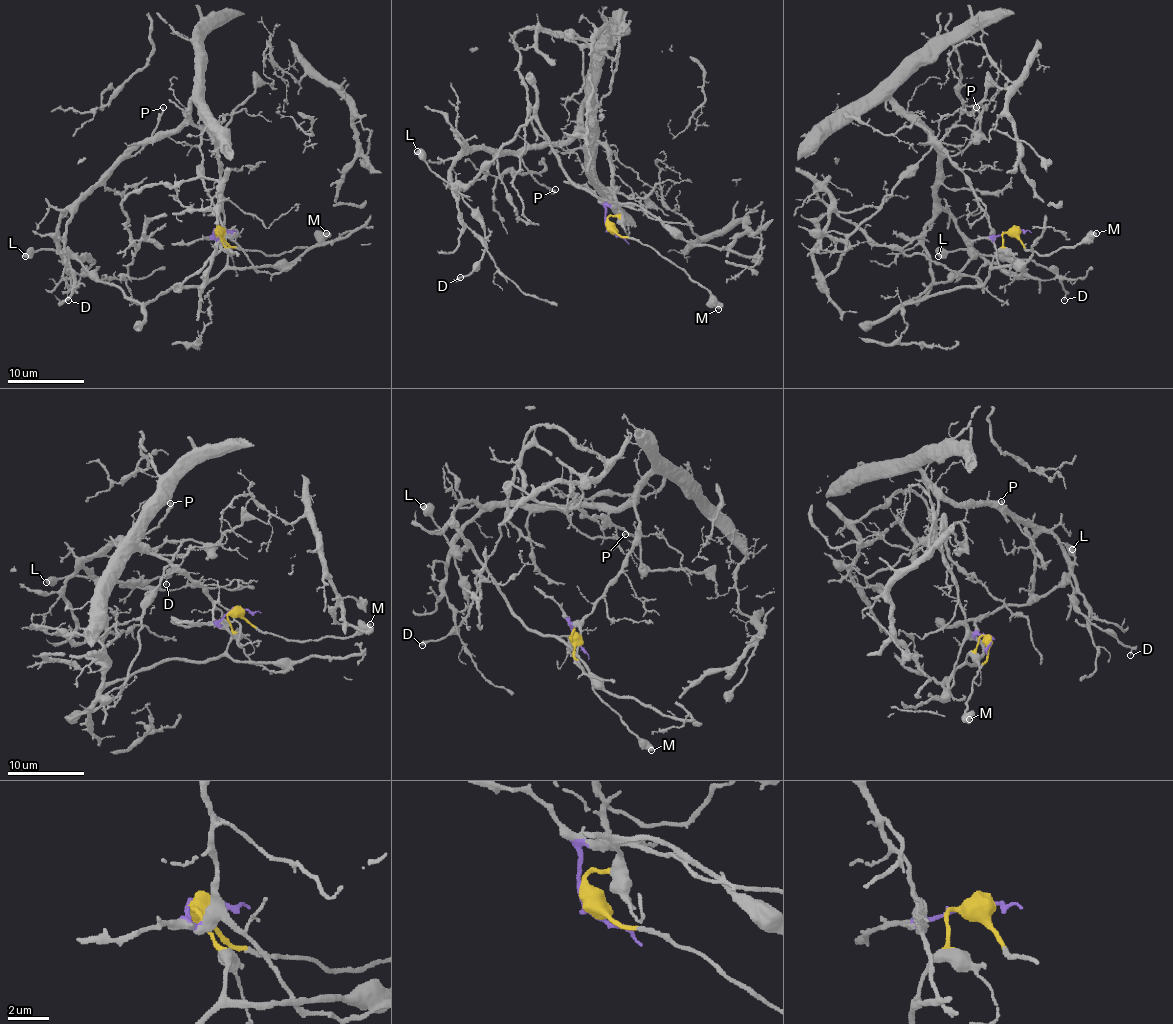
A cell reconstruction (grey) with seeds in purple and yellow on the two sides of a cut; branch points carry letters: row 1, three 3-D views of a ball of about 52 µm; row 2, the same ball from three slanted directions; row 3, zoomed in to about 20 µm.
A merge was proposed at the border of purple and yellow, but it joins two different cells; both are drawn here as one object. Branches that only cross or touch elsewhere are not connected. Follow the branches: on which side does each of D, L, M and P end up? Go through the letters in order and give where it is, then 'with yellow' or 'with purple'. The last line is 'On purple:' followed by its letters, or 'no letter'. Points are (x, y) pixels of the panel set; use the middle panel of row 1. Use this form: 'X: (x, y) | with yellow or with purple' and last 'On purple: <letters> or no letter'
D: (460, 277) | with yellow
L: (417, 151) | with yellow
M: (718, 309) | with yellow
P: (555, 189) | with purple
On purple: P

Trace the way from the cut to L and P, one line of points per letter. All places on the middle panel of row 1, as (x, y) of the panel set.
L: (608, 227), (617, 204), (591, 195), (568, 176), (548, 135), (533, 118), (466, 183), (443, 181), (416, 151)
P: (608, 229), (615, 191), (610, 153), (596, 139), (573, 132), (522, 158), (554, 189)

